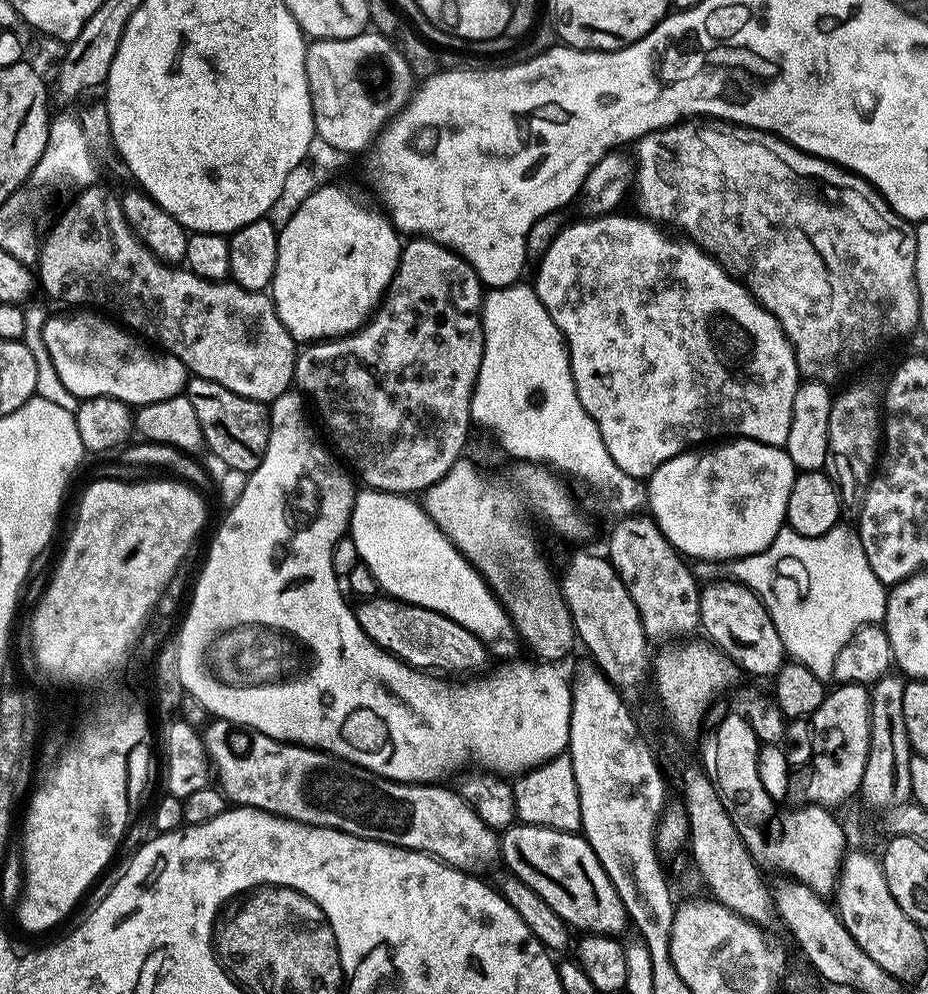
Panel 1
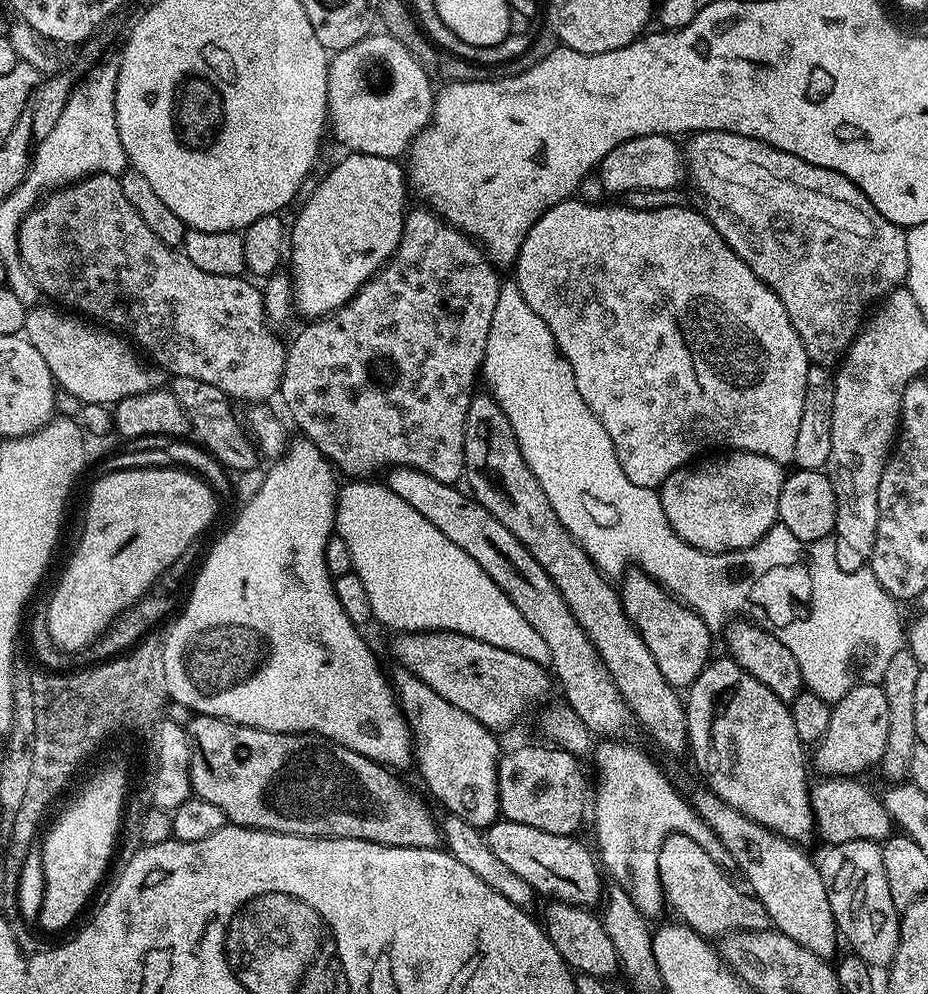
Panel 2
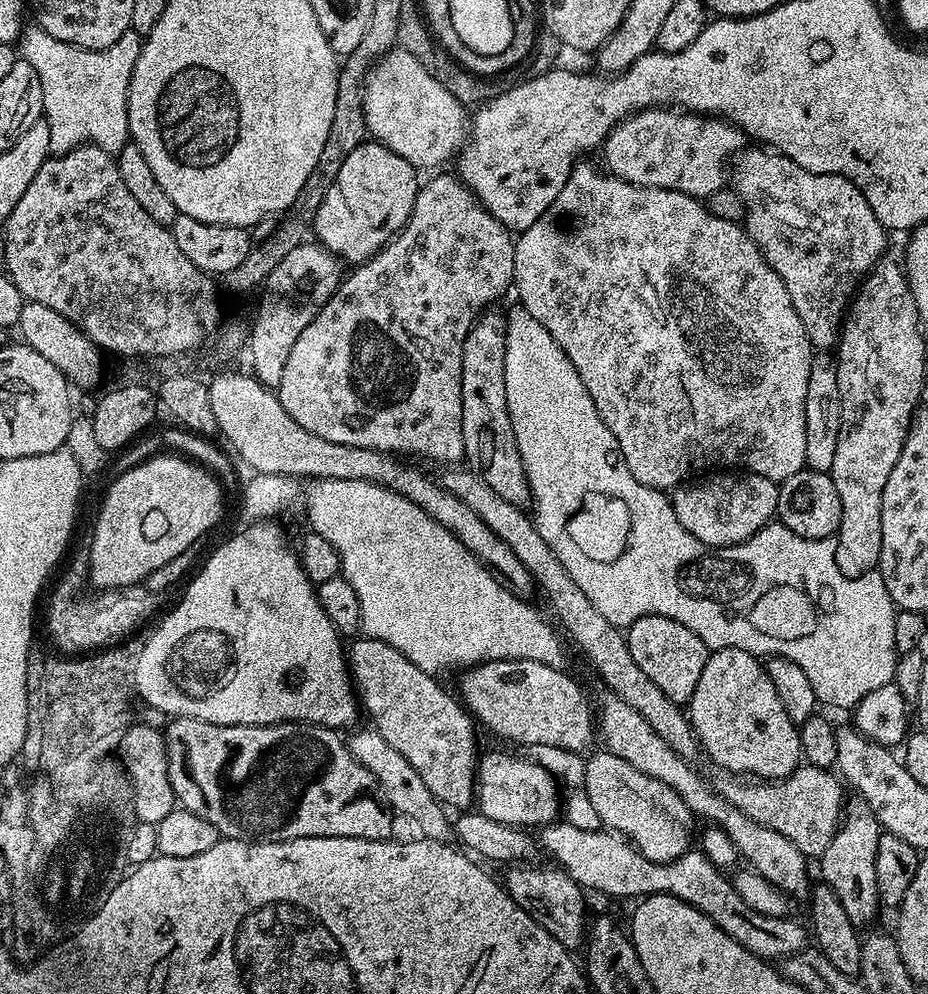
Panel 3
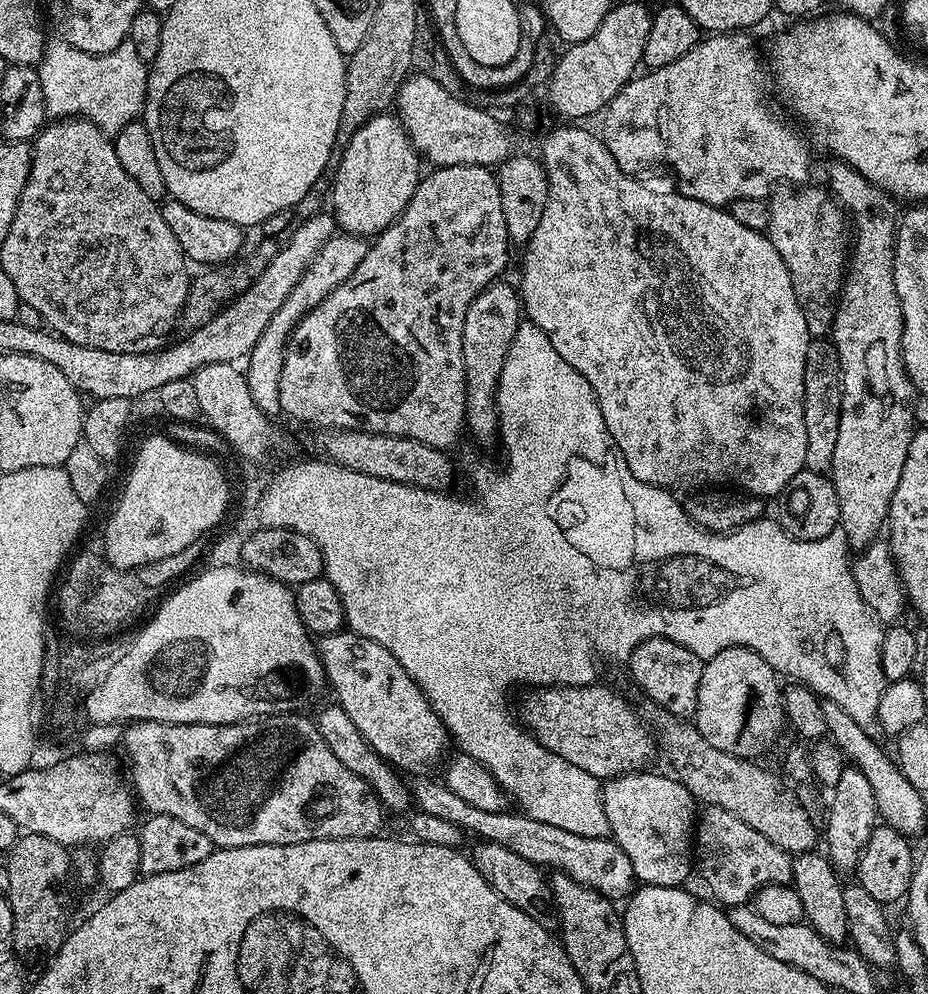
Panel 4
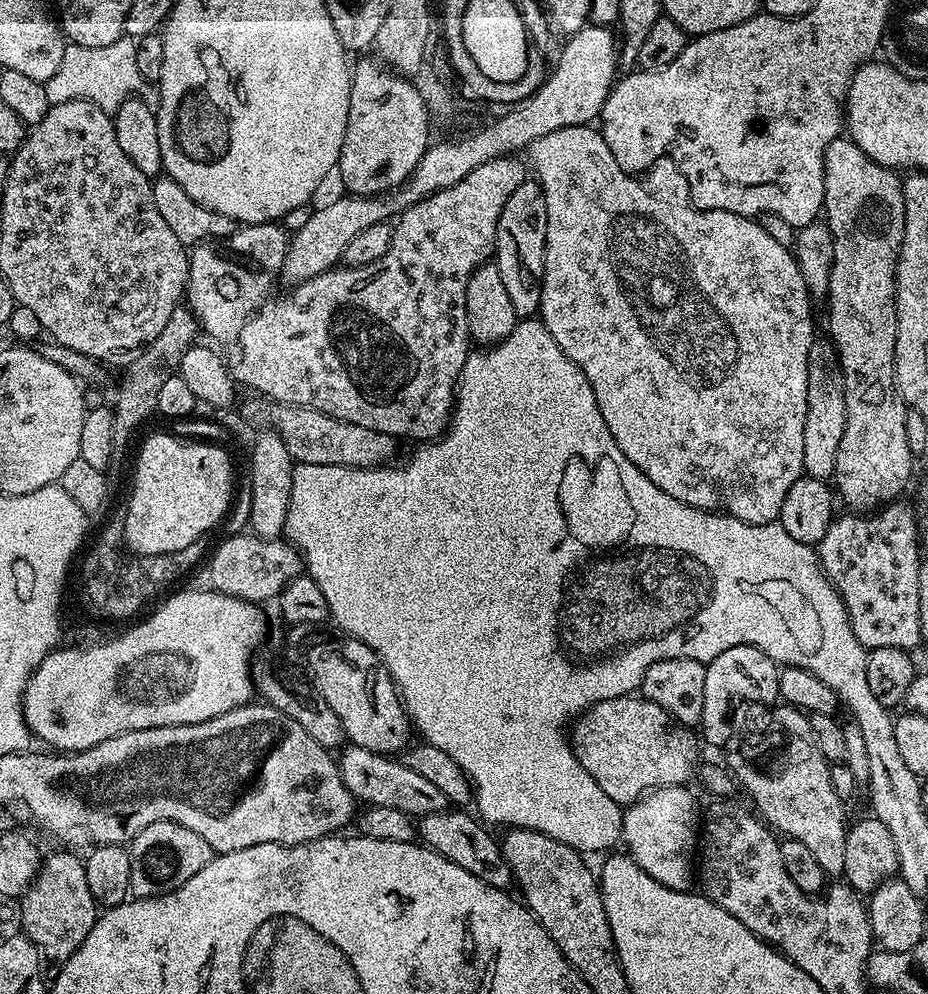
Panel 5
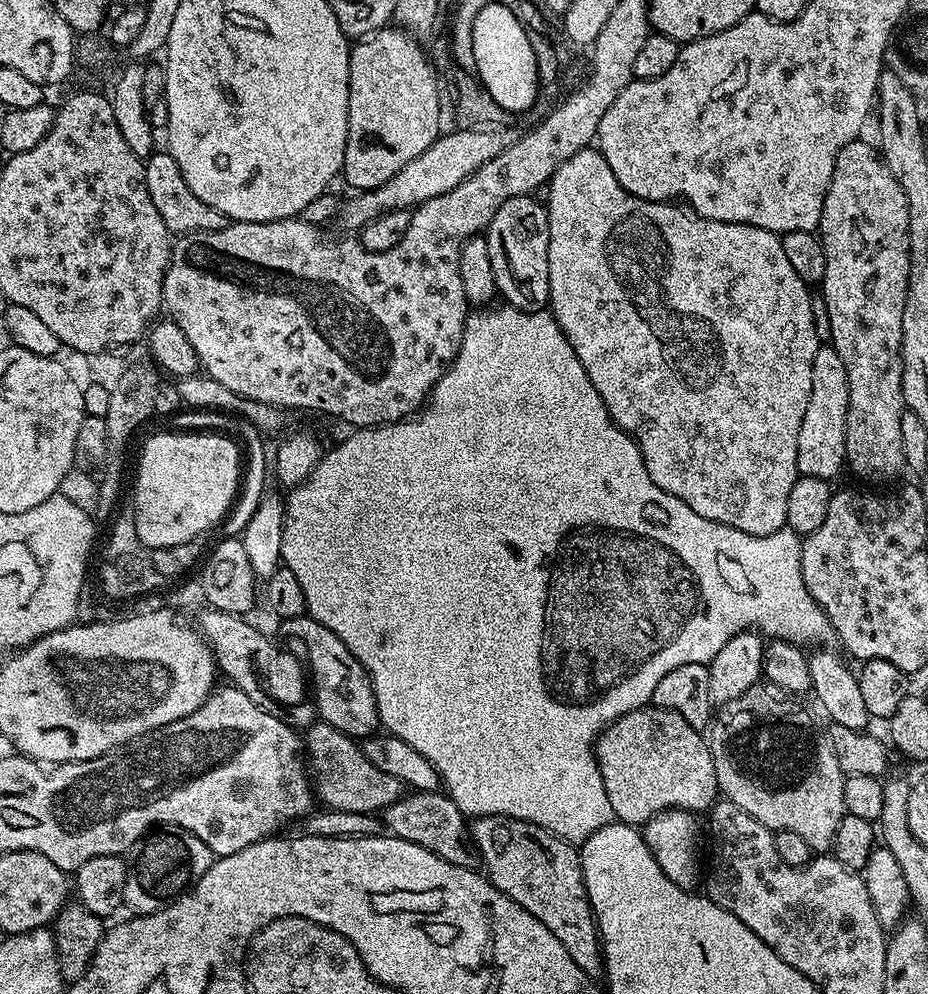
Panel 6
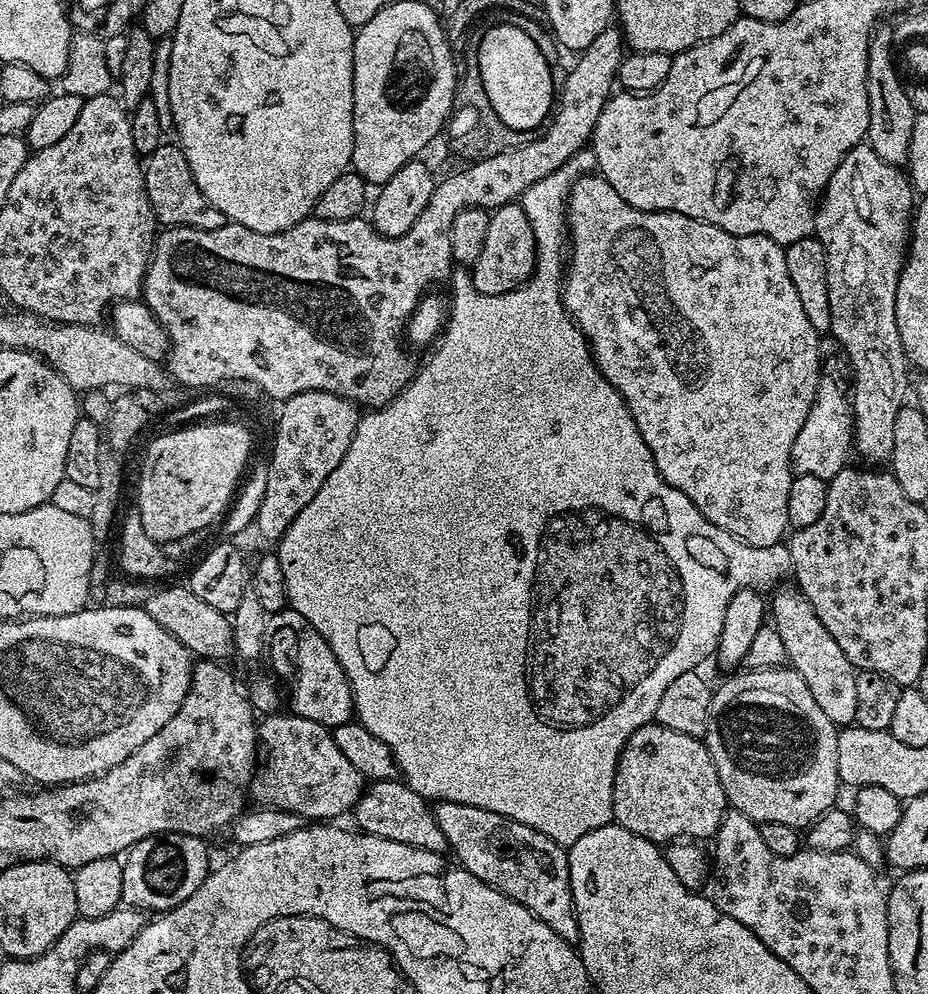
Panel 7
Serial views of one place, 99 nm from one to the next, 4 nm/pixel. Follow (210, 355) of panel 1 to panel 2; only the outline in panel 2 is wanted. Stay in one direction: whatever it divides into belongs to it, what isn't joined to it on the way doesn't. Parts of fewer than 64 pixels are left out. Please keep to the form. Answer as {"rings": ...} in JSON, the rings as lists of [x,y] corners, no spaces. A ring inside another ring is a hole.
{"rings":[[[88,176],[85,180],[78,180],[75,184],[67,185],[45,195],[39,205],[33,208],[29,216],[22,222],[20,227],[20,253],[22,254],[22,262],[27,266],[29,274],[32,275],[32,281],[47,299],[48,296],[52,299],[49,301],[55,302],[57,305],[63,306],[89,321],[99,322],[117,333],[127,334],[145,353],[148,351],[157,360],[153,361],[165,373],[172,376],[194,378],[198,382],[214,386],[218,390],[222,390],[225,396],[236,402],[239,402],[239,400],[268,402],[271,396],[275,397],[279,393],[282,374],[284,373],[286,344],[285,341],[280,341],[272,333],[274,328],[264,309],[263,291],[257,285],[255,288],[251,284],[253,281],[244,276],[206,274],[206,270],[198,270],[198,266],[194,266],[194,262],[190,262],[190,258],[186,258],[183,250],[172,248],[166,242],[162,242],[162,238],[158,238],[158,234],[154,234],[154,230],[150,230],[150,226],[146,226],[146,222],[142,222],[142,214],[138,214],[138,210],[134,210],[134,206],[130,206],[126,194],[122,194],[122,186],[117,177]]]}

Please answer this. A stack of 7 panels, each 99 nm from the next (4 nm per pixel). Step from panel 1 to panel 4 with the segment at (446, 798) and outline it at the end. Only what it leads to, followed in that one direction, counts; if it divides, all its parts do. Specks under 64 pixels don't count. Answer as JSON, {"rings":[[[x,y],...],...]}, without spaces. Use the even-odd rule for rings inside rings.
{"rings":[[[273,714],[254,720],[242,720],[239,724],[167,724],[153,720],[141,720],[123,729],[122,749],[128,755],[128,772],[130,788],[141,809],[153,816],[173,816],[186,826],[194,826],[194,830],[202,830],[206,838],[210,838],[216,848],[241,848],[242,846],[258,846],[259,844],[297,844],[311,840],[366,840],[377,835],[376,832],[384,824],[386,809],[379,798],[372,792],[372,787],[354,770],[346,770],[342,762],[330,751],[330,746],[322,742],[322,734],[318,734],[315,719],[297,714]]]}

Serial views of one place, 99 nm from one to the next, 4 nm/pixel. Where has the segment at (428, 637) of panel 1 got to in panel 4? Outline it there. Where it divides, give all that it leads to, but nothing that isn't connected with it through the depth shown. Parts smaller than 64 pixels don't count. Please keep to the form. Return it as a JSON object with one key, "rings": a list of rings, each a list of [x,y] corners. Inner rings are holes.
{"rings":[[[597,682],[594,684],[583,684],[581,688],[561,688],[559,686],[553,686],[551,688],[536,688],[535,690],[529,691],[532,692],[524,701],[520,704],[520,712],[518,708],[518,716],[522,721],[525,728],[531,732],[533,738],[539,742],[543,748],[550,750],[554,754],[558,754],[558,758],[562,758],[570,766],[578,766],[578,770],[586,770],[586,774],[590,774],[596,780],[601,782],[607,782],[613,777],[624,776],[628,773],[638,773],[641,770],[647,769],[648,764],[652,760],[652,744],[654,748],[654,736],[650,731],[647,724],[644,723],[640,718],[639,711],[635,707],[631,708],[618,693],[615,692],[612,688],[607,688],[603,682]]]}

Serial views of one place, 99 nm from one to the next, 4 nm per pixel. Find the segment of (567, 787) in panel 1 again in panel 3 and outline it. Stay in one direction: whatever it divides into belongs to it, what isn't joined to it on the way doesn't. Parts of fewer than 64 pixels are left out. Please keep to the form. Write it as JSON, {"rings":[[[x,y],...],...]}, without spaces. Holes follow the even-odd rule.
{"rings":[[[488,752],[479,757],[476,765],[474,804],[486,818],[494,818],[494,822],[511,824],[521,830],[536,830],[543,825],[557,823],[562,812],[562,788],[557,777],[537,764],[535,759],[523,760],[520,756],[507,756],[504,752]]]}

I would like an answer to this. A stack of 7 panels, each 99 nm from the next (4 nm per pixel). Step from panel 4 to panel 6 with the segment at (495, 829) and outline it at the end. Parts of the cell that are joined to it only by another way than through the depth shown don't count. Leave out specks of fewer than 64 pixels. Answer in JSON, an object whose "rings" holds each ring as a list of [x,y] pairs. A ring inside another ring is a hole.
{"rings":[[[313,723],[303,737],[302,748],[315,795],[325,809],[346,810],[350,814],[380,814],[405,795],[405,785],[398,778],[390,778],[390,774],[378,770],[378,766],[366,758],[363,747],[345,732],[334,730],[334,726]]]}

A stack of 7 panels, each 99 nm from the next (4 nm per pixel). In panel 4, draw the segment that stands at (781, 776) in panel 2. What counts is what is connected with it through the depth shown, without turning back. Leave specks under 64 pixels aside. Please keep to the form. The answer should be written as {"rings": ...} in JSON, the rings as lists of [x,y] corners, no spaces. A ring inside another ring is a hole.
{"rings":[[[727,648],[722,654],[714,654],[714,658],[704,661],[694,723],[710,746],[730,754],[739,755],[738,737],[754,738],[753,755],[760,758],[786,732],[781,677],[749,648]]]}

